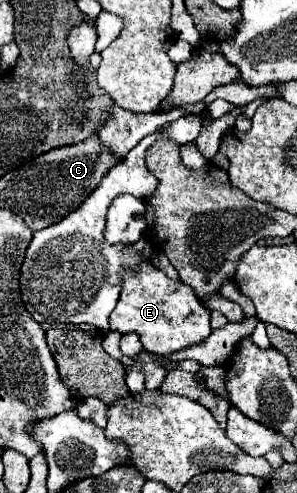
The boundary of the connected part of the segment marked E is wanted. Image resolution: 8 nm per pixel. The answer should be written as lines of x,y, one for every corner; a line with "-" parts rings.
140,262
136,270
124,270
120,300
110,314
110,330
120,334
136,332
144,350
152,354
172,354
184,350
200,344
212,332
210,310
204,308
194,290
180,280
170,280
150,262

